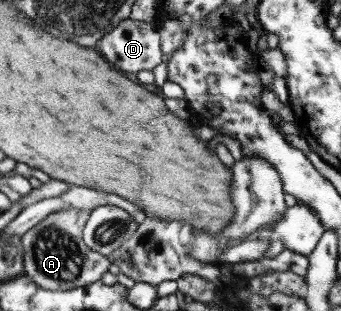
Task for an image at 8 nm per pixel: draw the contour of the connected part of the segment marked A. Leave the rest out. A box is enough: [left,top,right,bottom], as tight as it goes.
[22,206,110,290]

